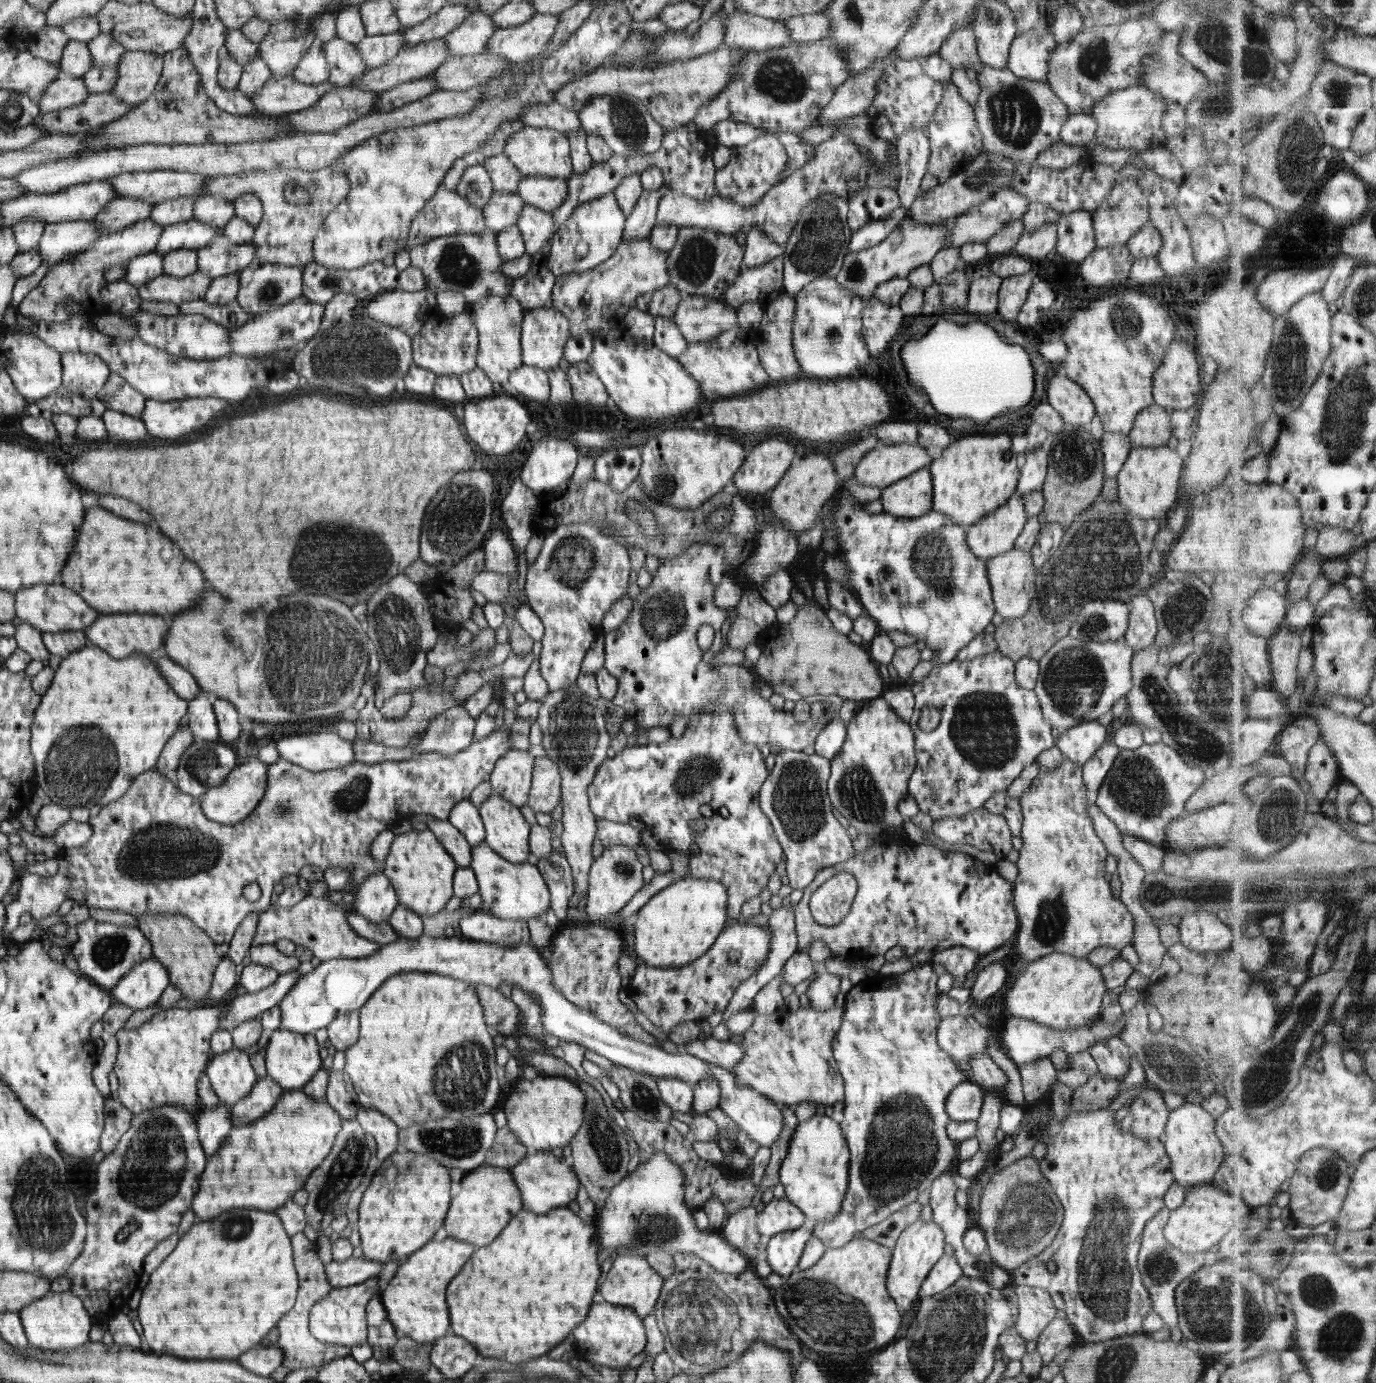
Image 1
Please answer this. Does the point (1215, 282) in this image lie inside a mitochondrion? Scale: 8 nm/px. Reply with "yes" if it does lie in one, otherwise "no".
no

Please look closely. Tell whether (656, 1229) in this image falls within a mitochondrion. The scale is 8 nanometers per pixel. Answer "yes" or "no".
yes

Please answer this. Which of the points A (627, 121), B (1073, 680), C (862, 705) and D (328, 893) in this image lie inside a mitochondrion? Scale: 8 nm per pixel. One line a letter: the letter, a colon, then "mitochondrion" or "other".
A: mitochondrion
B: mitochondrion
C: other
D: other

